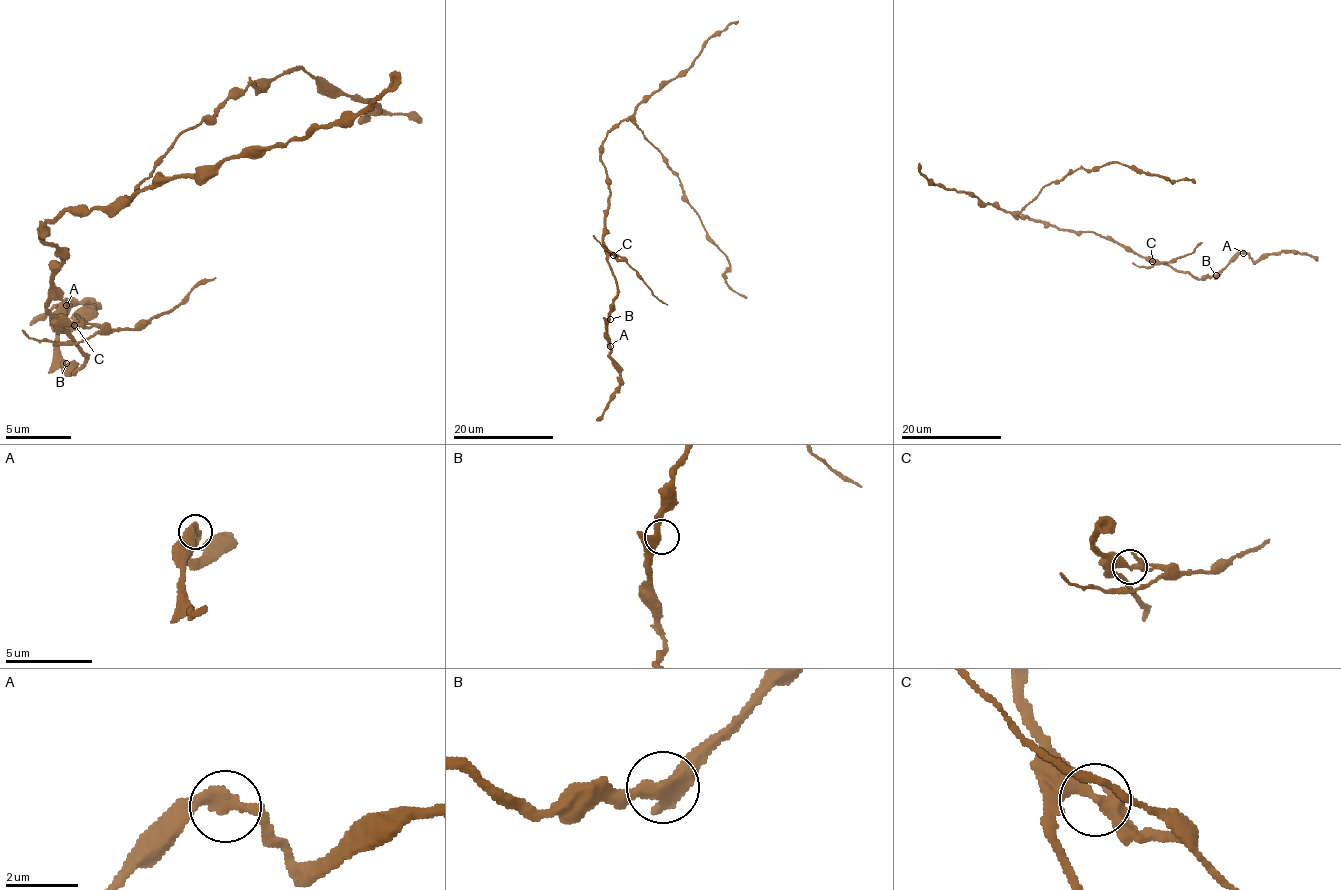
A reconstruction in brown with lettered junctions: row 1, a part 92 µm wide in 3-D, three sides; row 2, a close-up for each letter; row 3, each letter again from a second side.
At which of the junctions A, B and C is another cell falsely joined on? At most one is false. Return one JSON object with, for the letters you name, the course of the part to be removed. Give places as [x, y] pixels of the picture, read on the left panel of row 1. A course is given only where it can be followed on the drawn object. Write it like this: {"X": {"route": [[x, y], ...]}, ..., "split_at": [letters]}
{"C": {"route": [[73, 324], [142, 327], [174, 308], [194, 288], [217, 278]]}, "split_at": ["C"]}

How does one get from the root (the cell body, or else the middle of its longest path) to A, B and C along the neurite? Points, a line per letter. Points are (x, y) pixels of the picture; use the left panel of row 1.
A: (47, 243), (66, 249), (47, 308), (86, 354), (73, 373), (60, 354), (60, 305), (66, 305)
B: (47, 243), (66, 249), (47, 308), (86, 354), (73, 373), (66, 363)
C: (47, 243), (66, 249), (63, 262), (53, 272), (53, 298), (47, 308), (73, 324)

